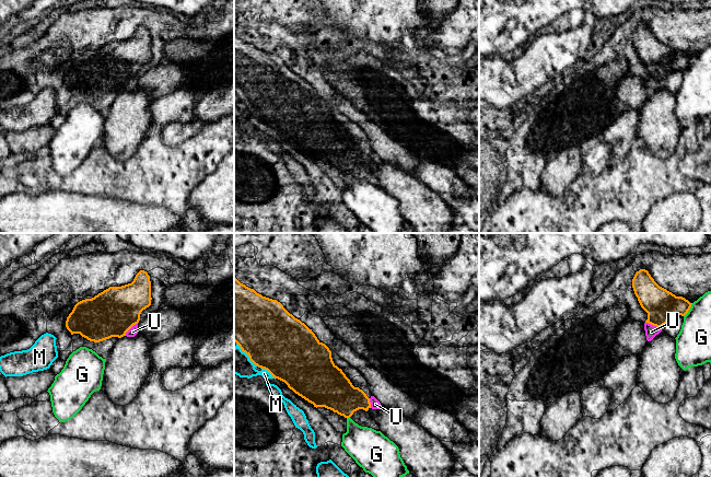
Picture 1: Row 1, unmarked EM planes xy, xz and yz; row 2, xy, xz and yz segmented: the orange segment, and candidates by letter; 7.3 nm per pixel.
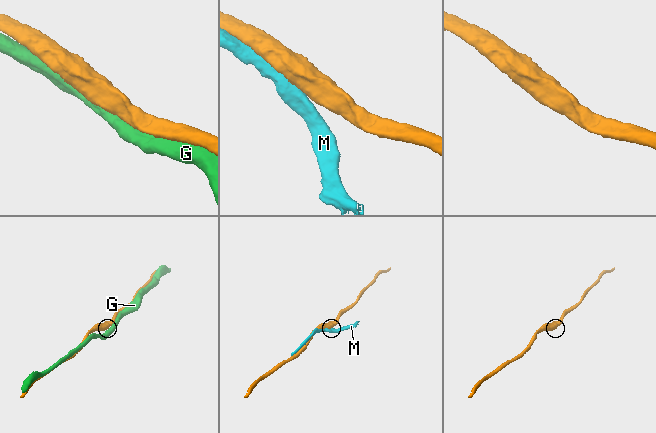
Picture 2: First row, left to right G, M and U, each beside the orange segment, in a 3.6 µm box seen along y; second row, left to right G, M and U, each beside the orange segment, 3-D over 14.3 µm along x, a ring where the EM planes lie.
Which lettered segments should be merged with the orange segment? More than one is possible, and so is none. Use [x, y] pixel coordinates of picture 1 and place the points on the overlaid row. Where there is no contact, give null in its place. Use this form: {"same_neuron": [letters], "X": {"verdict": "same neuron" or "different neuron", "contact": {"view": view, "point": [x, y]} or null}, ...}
{"same_neuron": ["U"], "G": {"verdict": "different neuron", "contact": {"view": "yz", "point": [689, 309]}}, "M": {"verdict": "different neuron", "contact": {"view": "xz", "point": [268, 371]}}, "U": {"verdict": "same neuron", "contact": {"view": "yz", "point": [653, 325]}}}

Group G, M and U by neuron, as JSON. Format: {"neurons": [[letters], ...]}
{"neurons": [["G"], ["M"], ["U"]]}

